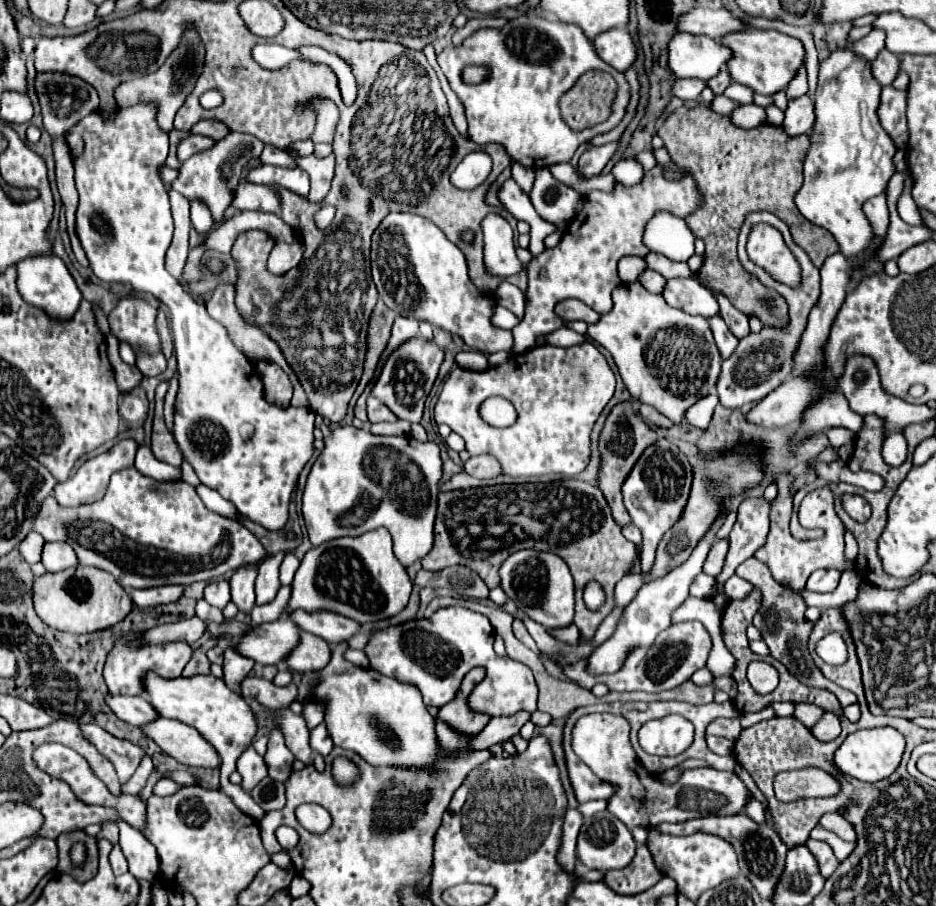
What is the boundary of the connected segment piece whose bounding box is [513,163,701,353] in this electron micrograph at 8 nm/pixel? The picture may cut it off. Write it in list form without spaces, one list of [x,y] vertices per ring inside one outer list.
[[[657,163],[651,171],[645,171],[641,183],[633,185],[633,187],[625,187],[623,183],[615,181],[613,191],[591,191],[589,195],[583,197],[583,209],[571,221],[568,231],[563,233],[563,239],[559,241],[557,247],[553,249],[545,249],[537,259],[533,259],[527,265],[529,271],[529,287],[527,287],[527,307],[525,307],[525,317],[523,321],[513,327],[513,337],[515,337],[515,345],[513,345],[513,353],[525,353],[531,347],[535,347],[535,337],[537,335],[547,335],[559,327],[563,327],[563,321],[553,313],[555,303],[575,297],[581,299],[585,305],[589,305],[593,311],[597,313],[607,313],[611,309],[611,291],[621,283],[619,275],[617,275],[617,261],[623,255],[647,255],[649,249],[643,245],[641,237],[643,237],[643,229],[645,223],[653,217],[653,213],[657,209],[667,209],[677,217],[687,217],[687,213],[693,213],[697,209],[701,209],[701,193],[697,189],[697,183],[693,181],[693,175],[687,175],[685,179],[667,179],[665,177],[665,167],[661,167],[661,163]]]

